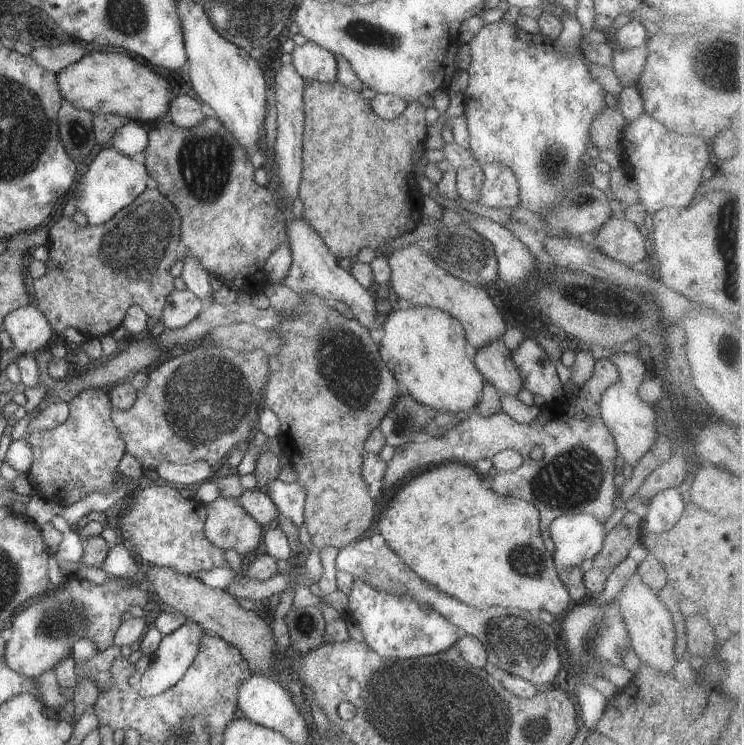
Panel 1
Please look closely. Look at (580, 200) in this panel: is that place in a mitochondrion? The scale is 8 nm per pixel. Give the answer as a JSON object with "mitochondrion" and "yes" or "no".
{"mitochondrion":"yes"}

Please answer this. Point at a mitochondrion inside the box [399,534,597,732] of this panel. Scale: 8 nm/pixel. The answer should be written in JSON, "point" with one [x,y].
{"point":[514,639]}

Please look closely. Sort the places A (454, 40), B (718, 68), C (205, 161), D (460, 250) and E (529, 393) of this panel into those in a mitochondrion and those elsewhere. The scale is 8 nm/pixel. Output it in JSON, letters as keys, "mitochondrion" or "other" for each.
{"A":"other","B":"mitochondrion","C":"mitochondrion","D":"mitochondrion","E":"other"}

